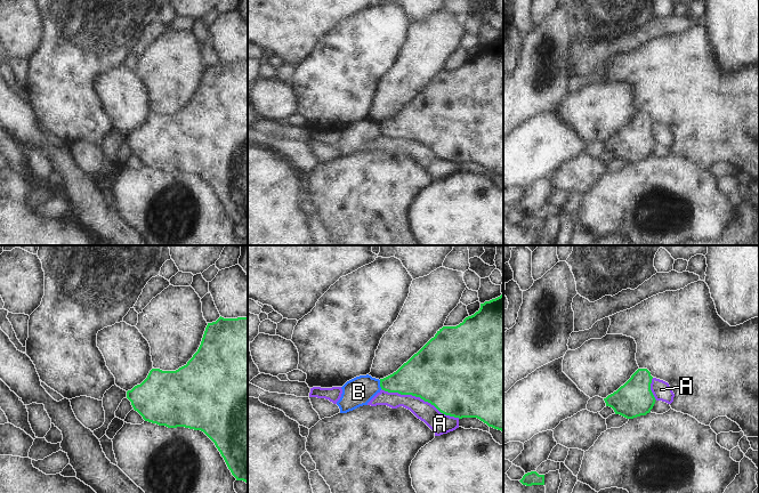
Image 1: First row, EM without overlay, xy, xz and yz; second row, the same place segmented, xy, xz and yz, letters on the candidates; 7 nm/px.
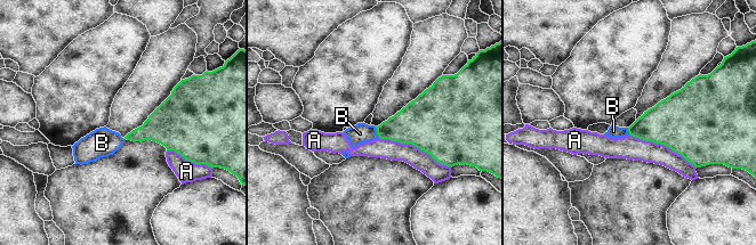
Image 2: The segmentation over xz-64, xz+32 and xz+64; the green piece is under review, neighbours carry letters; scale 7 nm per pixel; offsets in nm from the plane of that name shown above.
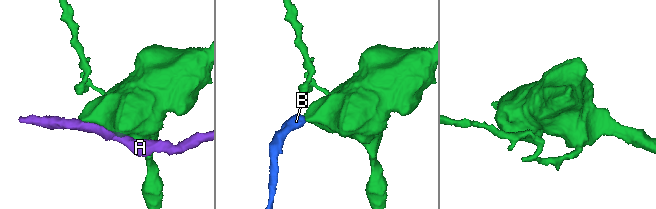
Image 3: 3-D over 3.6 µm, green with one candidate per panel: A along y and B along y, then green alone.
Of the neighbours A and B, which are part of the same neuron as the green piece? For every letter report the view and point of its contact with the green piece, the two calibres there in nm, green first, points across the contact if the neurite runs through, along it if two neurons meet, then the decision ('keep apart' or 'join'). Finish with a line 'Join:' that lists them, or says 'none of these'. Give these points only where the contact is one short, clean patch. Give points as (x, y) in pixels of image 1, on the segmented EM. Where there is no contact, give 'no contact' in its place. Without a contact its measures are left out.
A: contact xz (420, 397); calibres 480 and 150 nm; keep apart
B: contact xz (380, 385); calibres 240 and 200 nm; border xz (379, 380), (381, 388); keep apart
Join: none of these

